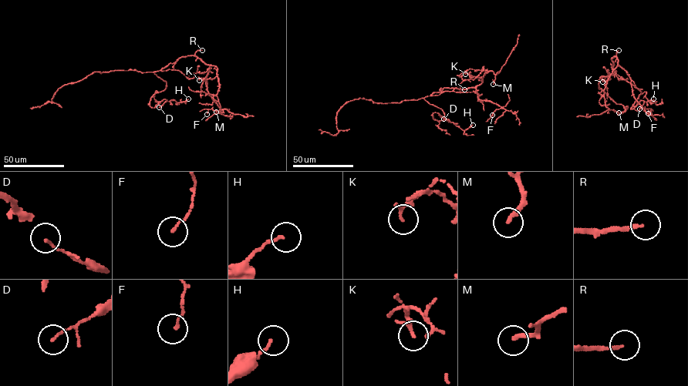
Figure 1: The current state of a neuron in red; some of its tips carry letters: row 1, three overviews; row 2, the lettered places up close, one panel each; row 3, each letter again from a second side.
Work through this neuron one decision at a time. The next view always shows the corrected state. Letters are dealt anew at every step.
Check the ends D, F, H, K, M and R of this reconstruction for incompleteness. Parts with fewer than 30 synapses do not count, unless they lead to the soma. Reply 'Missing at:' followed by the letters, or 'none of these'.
Missing at: R

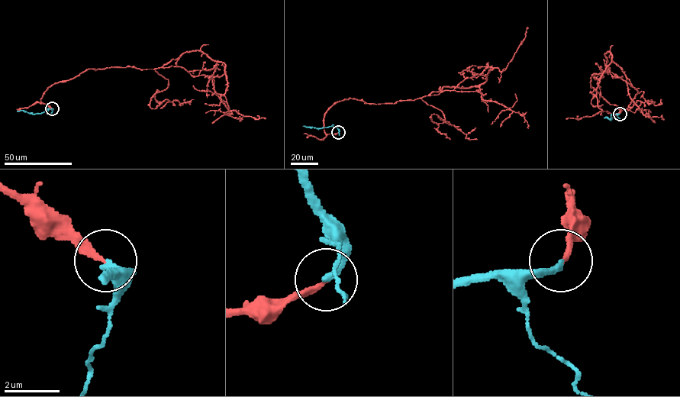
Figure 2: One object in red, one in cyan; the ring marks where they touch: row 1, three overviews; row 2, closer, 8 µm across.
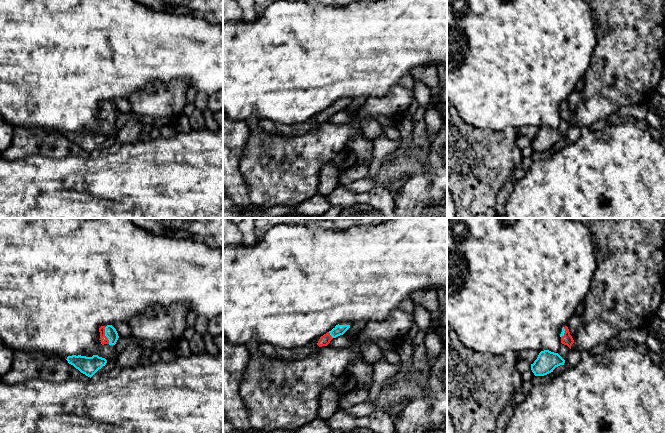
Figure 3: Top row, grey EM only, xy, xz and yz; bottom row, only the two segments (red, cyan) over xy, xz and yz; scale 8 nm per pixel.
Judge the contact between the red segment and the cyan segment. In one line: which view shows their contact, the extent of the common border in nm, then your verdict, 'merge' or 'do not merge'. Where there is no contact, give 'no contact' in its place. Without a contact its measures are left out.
contact in xy; length 140 nm; merge

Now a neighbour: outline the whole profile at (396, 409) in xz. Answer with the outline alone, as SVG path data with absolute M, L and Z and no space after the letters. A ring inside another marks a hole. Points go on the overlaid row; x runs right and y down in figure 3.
M404 400L402 402L396 403L396 404L391 406L390 418L392 421L396 420L400 416L401 412L404 410L407 403L408 403L408 401Z

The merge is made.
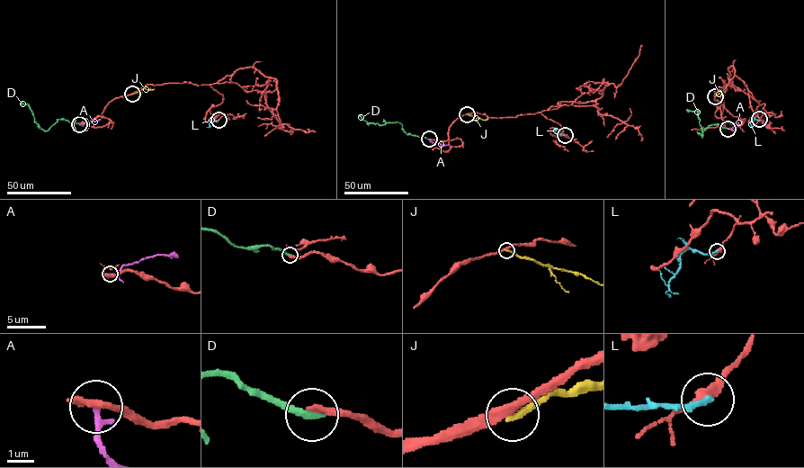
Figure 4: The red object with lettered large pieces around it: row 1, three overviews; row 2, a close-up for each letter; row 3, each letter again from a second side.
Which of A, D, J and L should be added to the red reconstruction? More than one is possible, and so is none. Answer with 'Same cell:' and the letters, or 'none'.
Same cell: none

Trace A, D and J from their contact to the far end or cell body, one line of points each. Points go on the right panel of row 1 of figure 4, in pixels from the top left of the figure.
A: (728, 129), (738, 122)
D: (728, 129), (711, 124), (704, 129), (701, 137), (698, 112), (686, 109)
J: (714, 97), (725, 91)

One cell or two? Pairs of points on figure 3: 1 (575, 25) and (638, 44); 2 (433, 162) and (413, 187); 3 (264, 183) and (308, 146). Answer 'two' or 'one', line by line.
1: two
2: one
3: one

